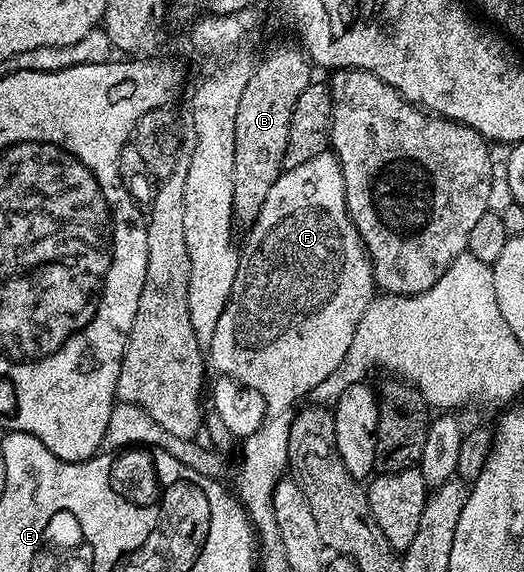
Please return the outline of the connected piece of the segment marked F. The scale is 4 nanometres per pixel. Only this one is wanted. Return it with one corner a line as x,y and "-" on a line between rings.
326,150
311,162
303,162
303,166
282,171
248,232
245,248
243,244
237,258
235,286
215,328
207,360
260,389
271,402
273,416
283,416
296,400
304,396
306,399
345,360
359,318
363,318
375,295
373,265
349,217
343,170
332,151

